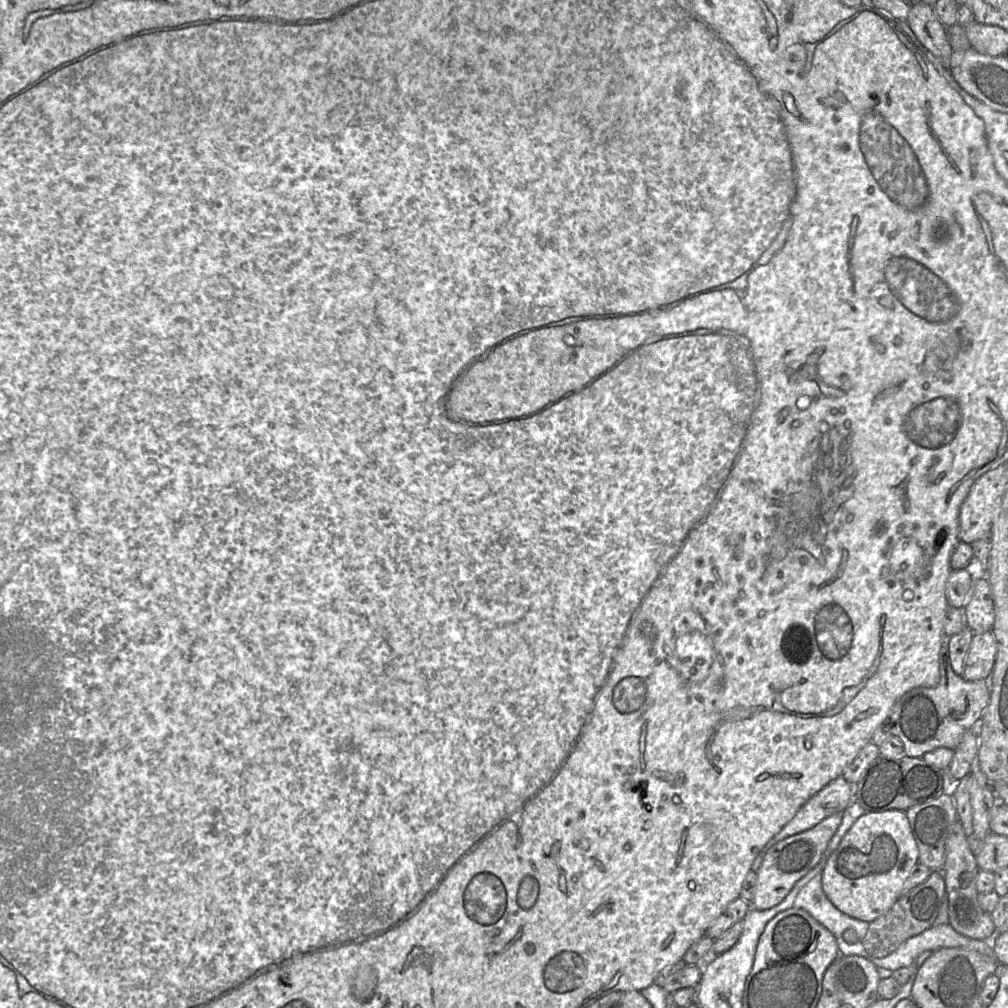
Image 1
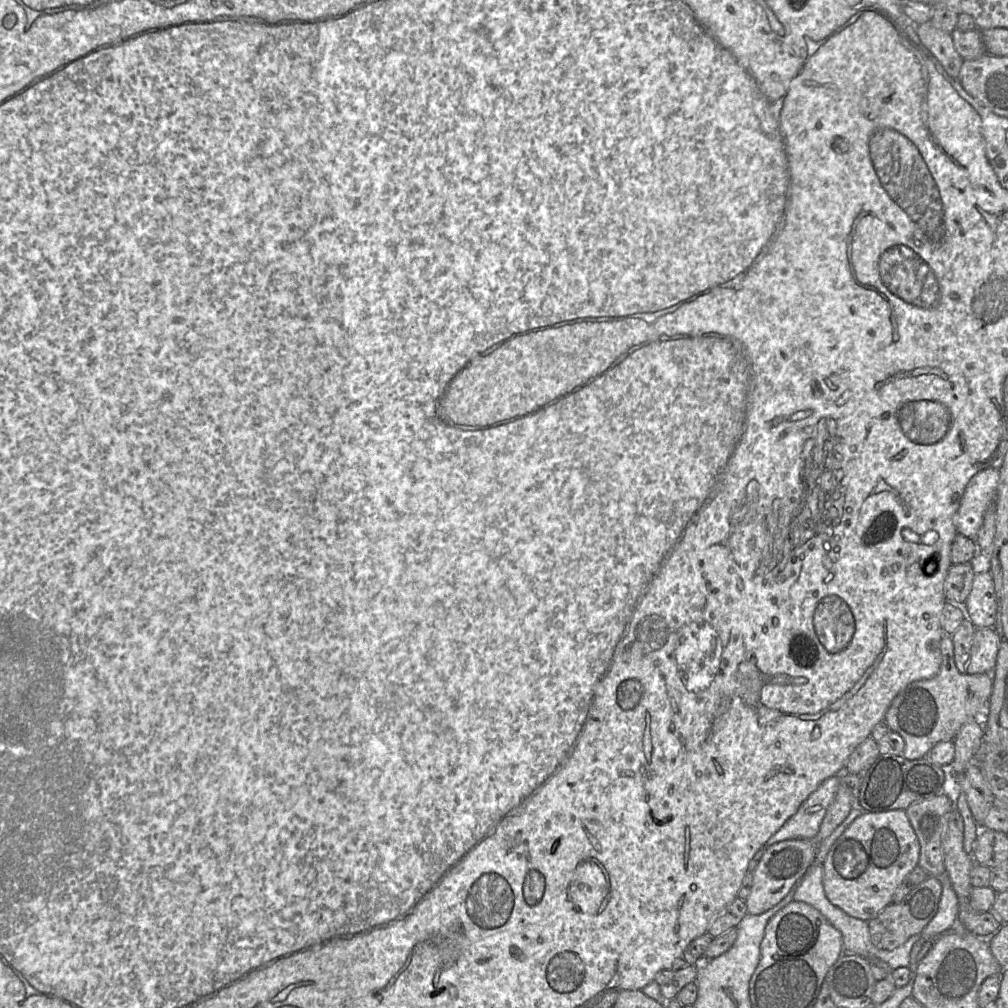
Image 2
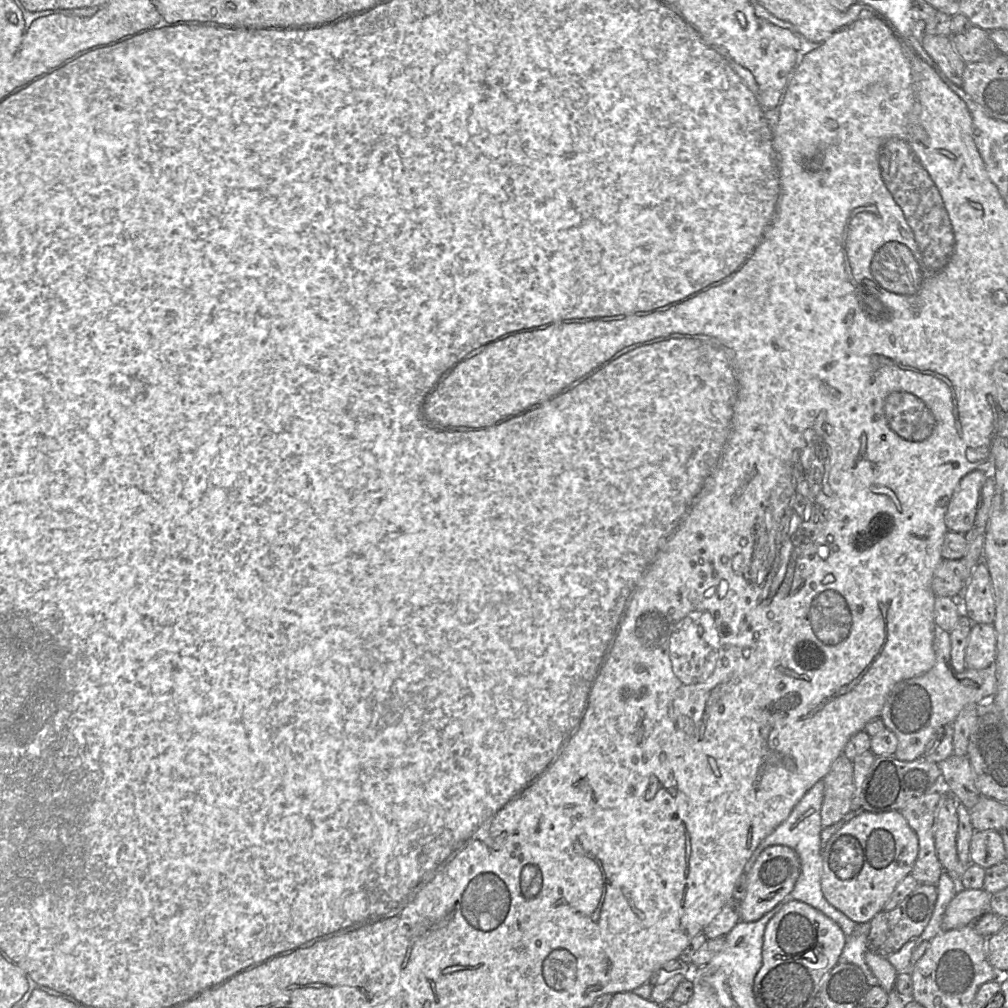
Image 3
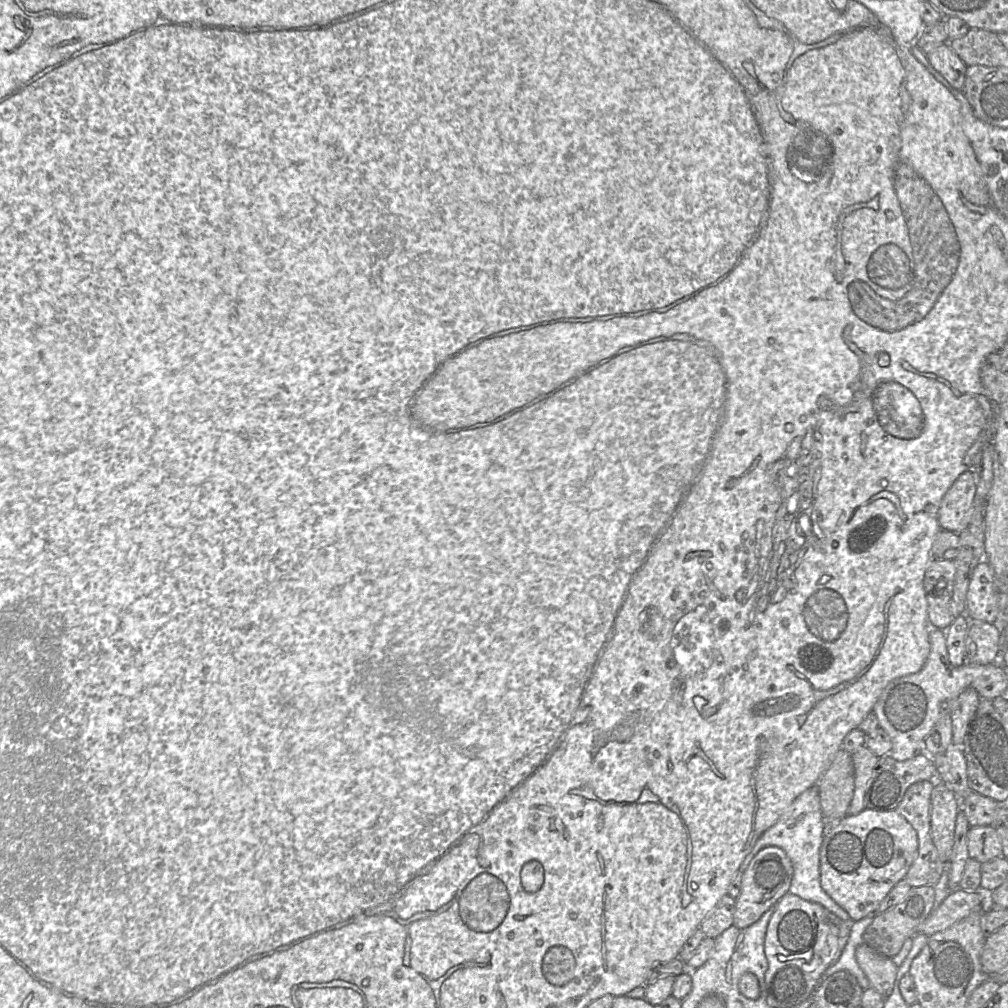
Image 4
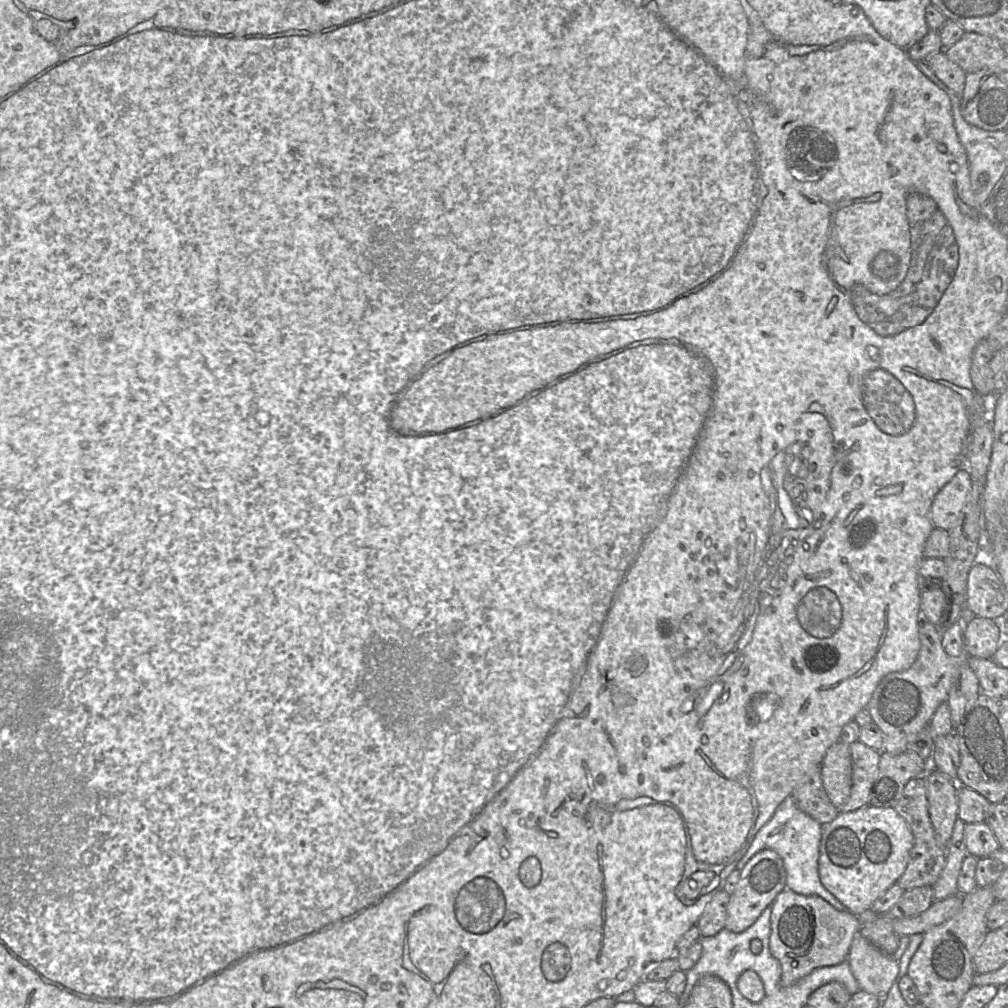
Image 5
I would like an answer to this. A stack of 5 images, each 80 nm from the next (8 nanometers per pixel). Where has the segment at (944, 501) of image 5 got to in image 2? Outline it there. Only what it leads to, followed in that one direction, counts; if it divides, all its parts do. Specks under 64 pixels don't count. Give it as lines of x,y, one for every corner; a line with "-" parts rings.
999,466
989,467
970,479
954,516
954,526
958,534
975,538
986,510
993,502
995,504
999,474

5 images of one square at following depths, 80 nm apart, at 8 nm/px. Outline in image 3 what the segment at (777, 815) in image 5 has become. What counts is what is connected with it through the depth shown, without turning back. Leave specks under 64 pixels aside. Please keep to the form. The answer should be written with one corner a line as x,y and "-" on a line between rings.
818,781
801,800
792,809
790,815
783,821
774,831
768,835
753,851
752,855
744,866
744,873
748,873
760,853
767,847
772,845
784,845
793,849
799,857
801,870
800,875
789,894
789,898
802,901
813,908
821,911
824,915
836,922
845,936
849,936
854,931
857,923
849,919
845,914
830,905
824,898
821,890
822,875
822,844
821,844
821,807
824,796
824,782

